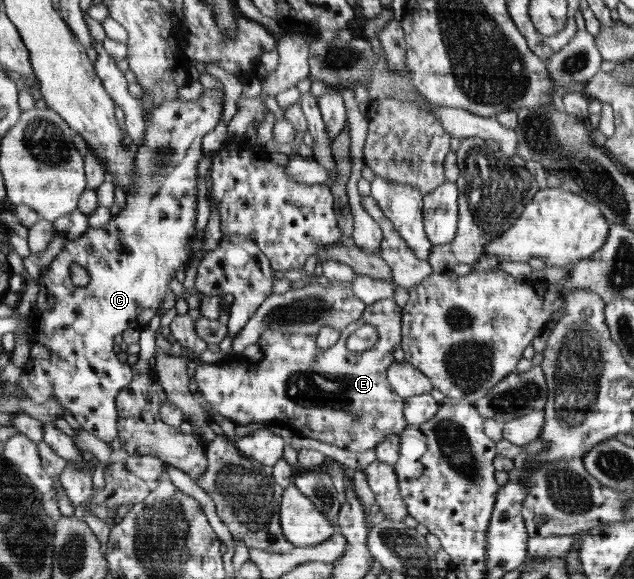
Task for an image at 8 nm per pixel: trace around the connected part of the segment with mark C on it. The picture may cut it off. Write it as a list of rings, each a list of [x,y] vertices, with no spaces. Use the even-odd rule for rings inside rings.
[[[204,88],[198,101],[168,101],[152,109],[143,140],[134,151],[133,184],[127,193],[125,207],[104,227],[88,229],[78,239],[65,242],[64,249],[37,280],[38,299],[26,324],[31,349],[28,362],[22,367],[17,389],[28,393],[28,397],[36,403],[56,400],[63,409],[70,411],[82,428],[108,444],[120,433],[117,397],[132,381],[132,371],[118,357],[110,355],[110,347],[114,345],[114,337],[128,327],[148,327],[148,323],[152,323],[152,317],[166,297],[170,279],[178,271],[185,271],[190,259],[188,243],[196,227],[202,137],[222,119],[222,95],[224,93],[218,88]],[[73,263],[89,272],[90,281],[83,289],[72,280]]]

